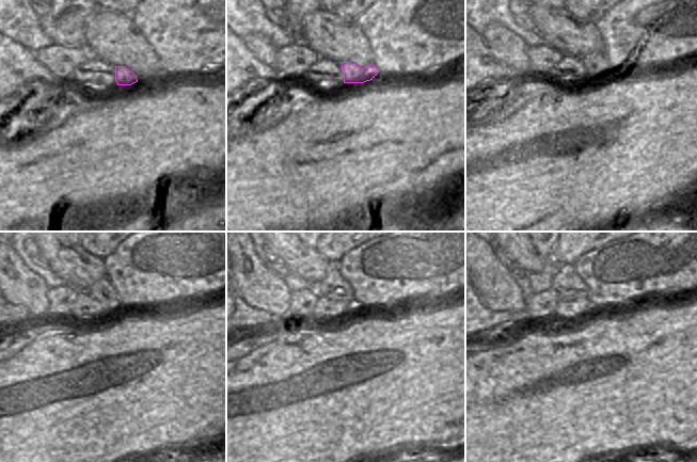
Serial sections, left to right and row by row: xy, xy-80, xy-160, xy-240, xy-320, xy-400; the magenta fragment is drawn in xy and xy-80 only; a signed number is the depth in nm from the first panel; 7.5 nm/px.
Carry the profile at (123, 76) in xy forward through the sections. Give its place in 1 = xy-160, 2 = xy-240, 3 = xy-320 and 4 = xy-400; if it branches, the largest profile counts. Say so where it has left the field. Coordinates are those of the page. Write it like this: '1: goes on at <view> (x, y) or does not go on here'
1: goes on at xy-160 (596, 67)
2: goes on at xy-240 (101, 290)
3: goes on at xy-320 (333, 286)
4: goes on at xy-400 (566, 284)

